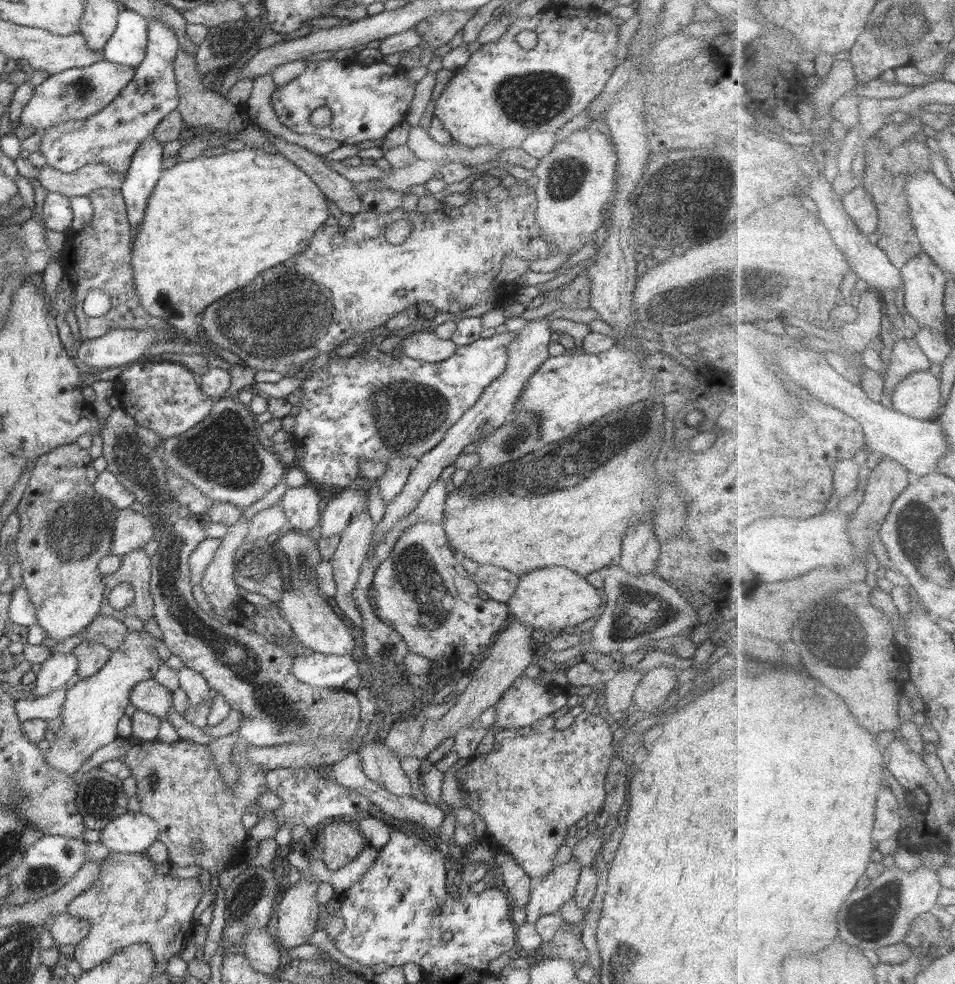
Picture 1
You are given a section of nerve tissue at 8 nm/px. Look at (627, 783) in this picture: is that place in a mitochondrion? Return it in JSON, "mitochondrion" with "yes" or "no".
{"mitochondrion":"no"}

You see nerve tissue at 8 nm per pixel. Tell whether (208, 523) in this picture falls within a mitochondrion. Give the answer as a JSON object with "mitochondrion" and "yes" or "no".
{"mitochondrion":"no"}

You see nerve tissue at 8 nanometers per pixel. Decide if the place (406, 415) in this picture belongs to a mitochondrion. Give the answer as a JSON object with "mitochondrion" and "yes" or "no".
{"mitochondrion":"yes"}

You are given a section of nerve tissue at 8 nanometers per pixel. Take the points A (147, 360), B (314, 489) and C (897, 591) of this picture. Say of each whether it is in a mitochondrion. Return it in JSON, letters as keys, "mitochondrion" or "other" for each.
{"A":"other","B":"other","C":"other"}

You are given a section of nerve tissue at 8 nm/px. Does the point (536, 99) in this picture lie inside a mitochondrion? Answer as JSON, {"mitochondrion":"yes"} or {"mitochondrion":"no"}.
{"mitochondrion":"yes"}

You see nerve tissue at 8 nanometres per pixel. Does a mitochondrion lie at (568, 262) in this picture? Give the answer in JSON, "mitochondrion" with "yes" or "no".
{"mitochondrion":"no"}

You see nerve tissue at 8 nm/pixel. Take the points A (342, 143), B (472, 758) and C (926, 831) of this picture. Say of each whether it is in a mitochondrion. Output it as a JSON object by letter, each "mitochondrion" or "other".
{"A":"other","B":"other","C":"other"}

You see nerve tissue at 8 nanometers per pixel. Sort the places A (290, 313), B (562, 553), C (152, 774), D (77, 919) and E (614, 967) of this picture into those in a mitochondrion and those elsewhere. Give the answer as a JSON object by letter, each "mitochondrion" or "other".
{"A":"mitochondrion","B":"other","C":"mitochondrion","D":"other","E":"mitochondrion"}

